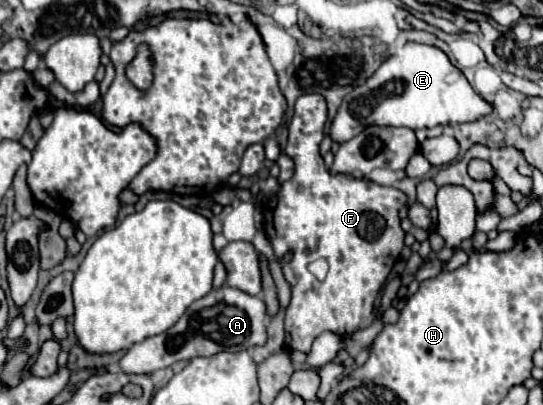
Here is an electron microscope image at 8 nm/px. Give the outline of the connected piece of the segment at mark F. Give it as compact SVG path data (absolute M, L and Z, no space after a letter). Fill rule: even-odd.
M305 94L295 102L293 120L289 124L289 140L285 154L295 162L295 174L283 184L279 194L262 208L265 216L265 234L271 240L275 258L281 260L291 252L291 260L283 264L285 280L291 286L291 304L285 310L285 346L289 350L311 352L313 340L321 332L335 332L341 338L351 336L357 330L371 326L377 320L375 300L381 292L383 282L387 280L395 260L401 254L405 232L399 224L399 208L407 204L407 196L397 188L385 188L371 180L357 180L343 174L331 174L323 158L319 156L319 144L323 140L323 128L327 122L327 104L319 94ZM317 258L329 260L329 274L325 282L319 282L309 270L307 264Z

